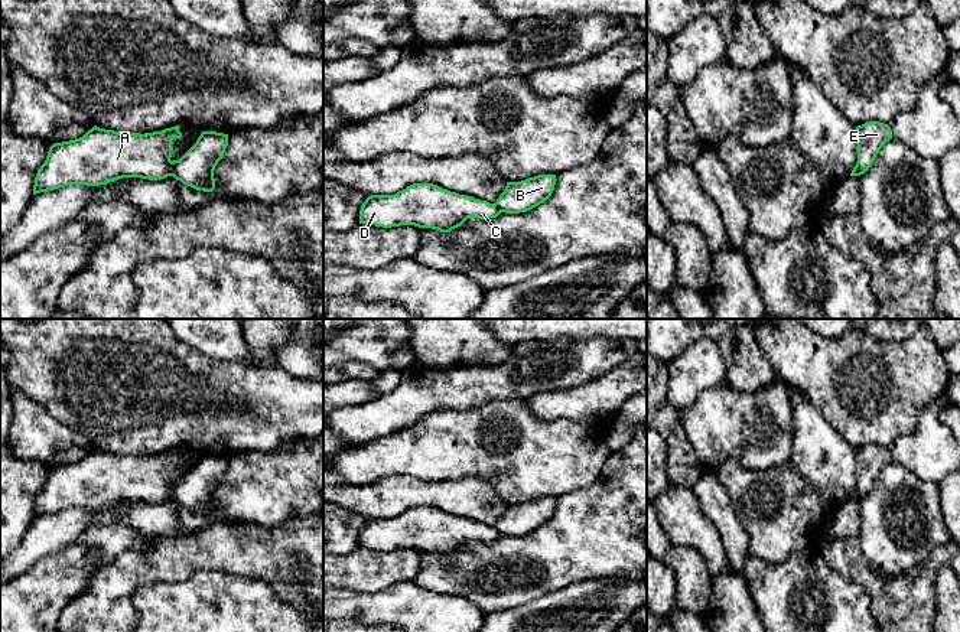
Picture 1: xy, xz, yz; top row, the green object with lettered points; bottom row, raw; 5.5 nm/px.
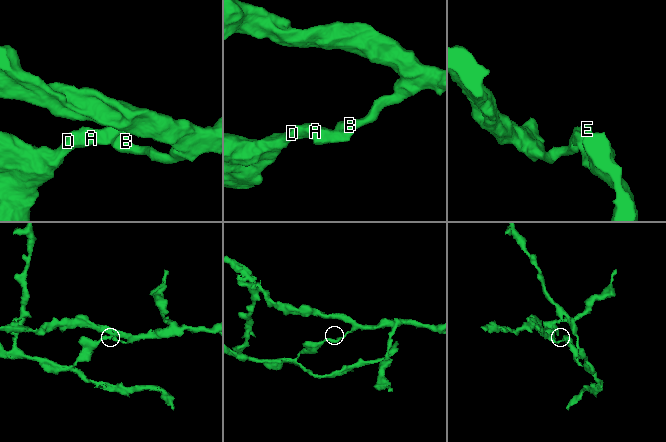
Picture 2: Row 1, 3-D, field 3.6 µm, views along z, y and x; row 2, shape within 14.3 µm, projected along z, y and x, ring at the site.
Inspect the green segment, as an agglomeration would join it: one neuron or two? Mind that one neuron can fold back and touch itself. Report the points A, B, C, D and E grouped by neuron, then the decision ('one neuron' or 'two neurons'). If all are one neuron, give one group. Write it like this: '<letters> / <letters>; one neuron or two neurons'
A C D E / B; two neurons

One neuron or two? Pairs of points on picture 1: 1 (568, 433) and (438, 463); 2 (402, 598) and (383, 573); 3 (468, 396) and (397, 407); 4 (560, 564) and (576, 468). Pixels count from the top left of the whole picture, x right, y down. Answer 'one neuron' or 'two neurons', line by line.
1: one neuron
2: two neurons
3: one neuron
4: two neurons

